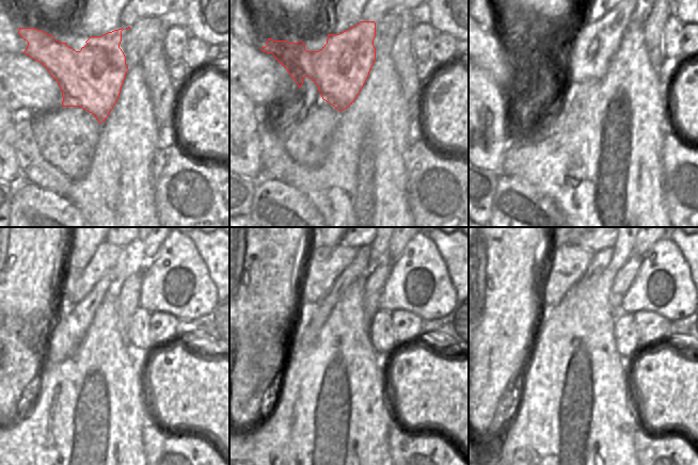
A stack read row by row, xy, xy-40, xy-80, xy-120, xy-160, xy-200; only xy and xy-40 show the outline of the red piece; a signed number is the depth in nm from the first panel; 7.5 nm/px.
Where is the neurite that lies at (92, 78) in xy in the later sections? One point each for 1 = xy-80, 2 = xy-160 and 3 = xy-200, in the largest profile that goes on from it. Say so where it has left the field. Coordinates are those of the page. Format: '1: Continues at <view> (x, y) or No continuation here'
1: Continues at xy-80 (591, 58)
2: Continues at xy-160 (375, 284)
3: Continues at xy-200 (625, 275).

